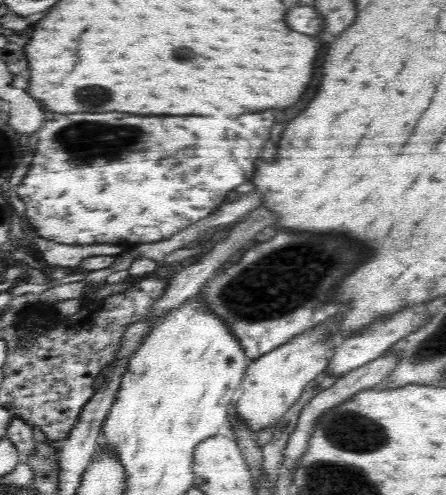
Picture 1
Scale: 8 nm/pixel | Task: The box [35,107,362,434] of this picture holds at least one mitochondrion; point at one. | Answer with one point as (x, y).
(67, 138)

